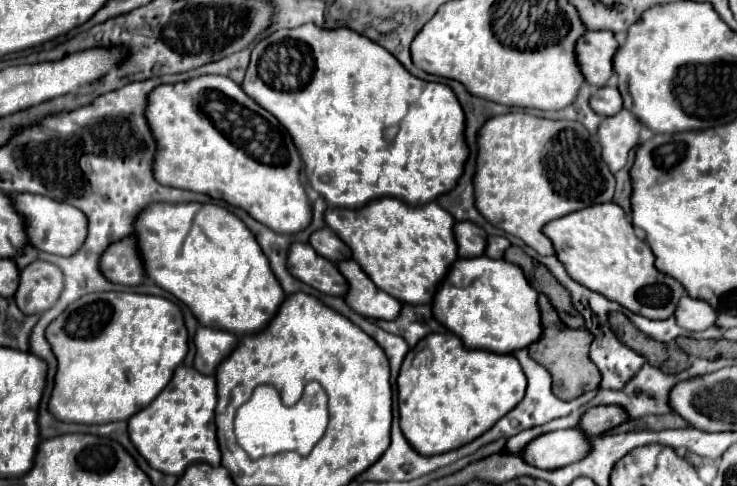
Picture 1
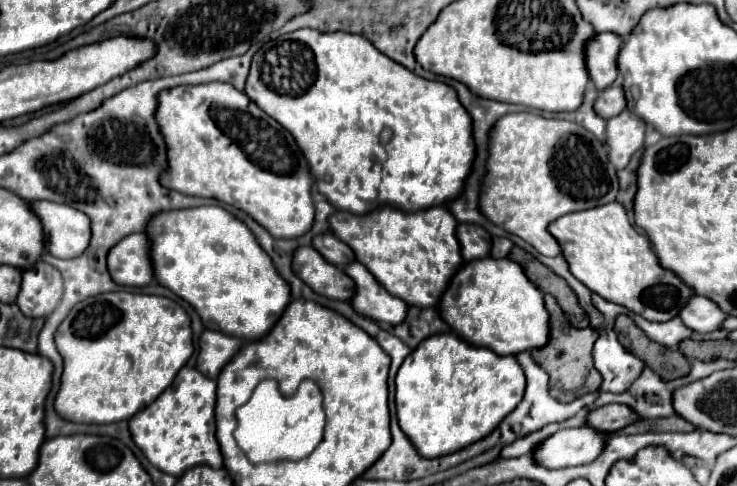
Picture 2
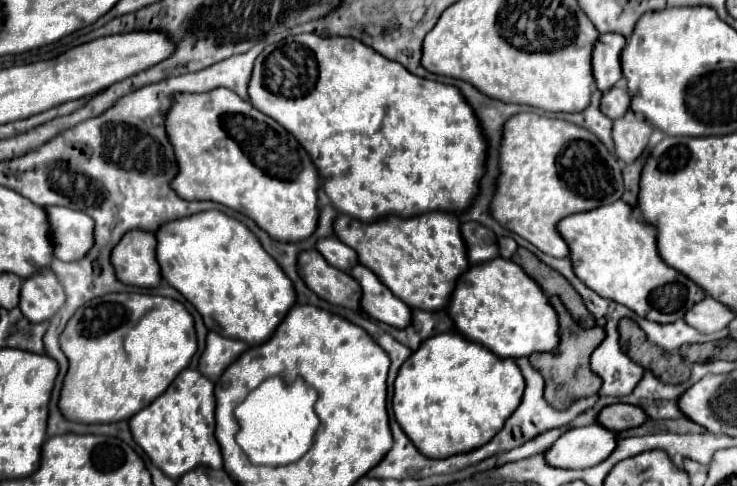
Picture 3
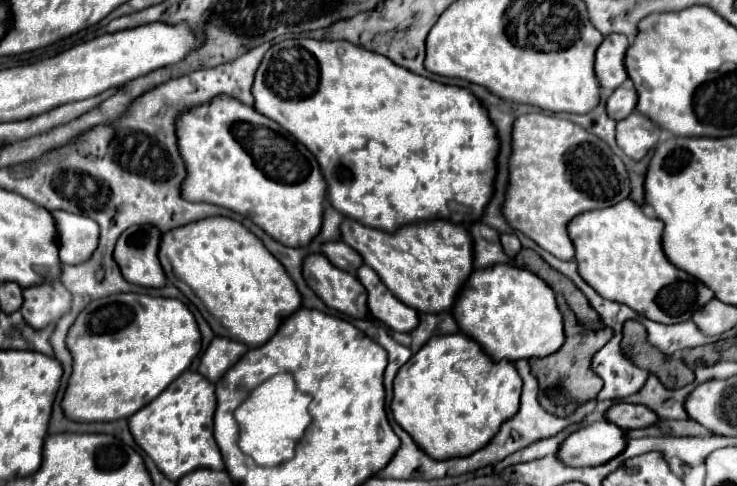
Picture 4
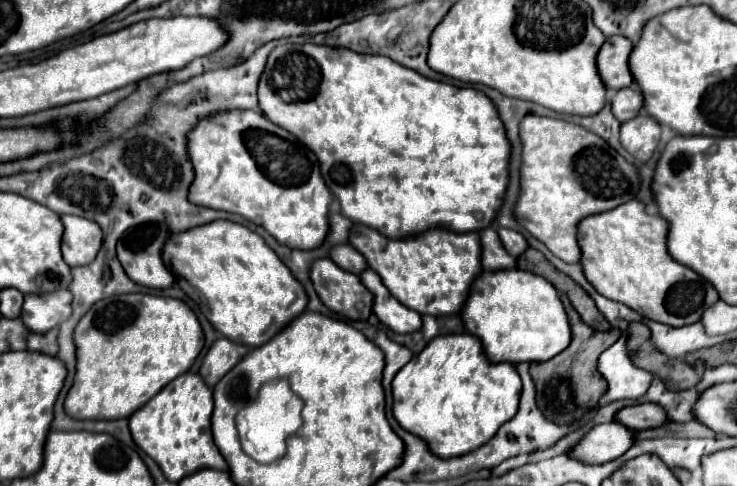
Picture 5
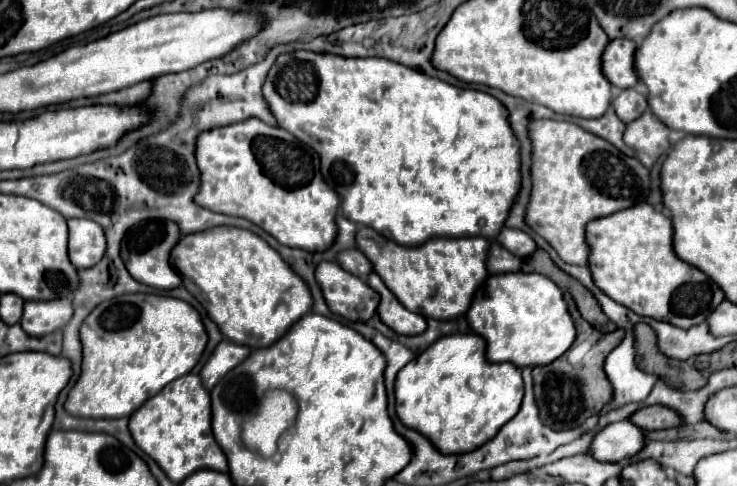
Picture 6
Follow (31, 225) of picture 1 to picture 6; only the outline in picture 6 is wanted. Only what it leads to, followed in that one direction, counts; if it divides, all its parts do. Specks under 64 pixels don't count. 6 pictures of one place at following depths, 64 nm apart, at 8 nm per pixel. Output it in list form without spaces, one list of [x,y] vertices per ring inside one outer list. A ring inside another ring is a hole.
[[[70,218],[68,222],[68,258],[80,268],[98,264],[106,252],[104,230],[92,220]]]

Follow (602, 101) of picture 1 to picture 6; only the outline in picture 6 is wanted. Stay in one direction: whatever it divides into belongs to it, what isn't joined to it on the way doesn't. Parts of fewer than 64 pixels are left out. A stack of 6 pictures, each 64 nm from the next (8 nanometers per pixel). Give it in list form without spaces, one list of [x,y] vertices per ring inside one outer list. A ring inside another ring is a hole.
[[[636,88],[622,90],[620,96],[616,96],[616,98],[612,100],[612,108],[616,110],[618,118],[620,118],[624,124],[628,124],[628,122],[632,122],[634,118],[638,118],[638,116],[646,110],[646,106],[648,106],[646,96],[644,96],[640,90],[636,90]]]

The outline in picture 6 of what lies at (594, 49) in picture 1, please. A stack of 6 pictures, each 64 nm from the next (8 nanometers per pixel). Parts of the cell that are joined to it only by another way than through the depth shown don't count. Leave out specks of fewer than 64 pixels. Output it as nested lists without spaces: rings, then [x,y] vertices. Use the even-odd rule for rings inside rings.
[[[614,38],[602,54],[602,72],[610,84],[618,88],[634,88],[638,76],[634,72],[636,44],[628,38]]]

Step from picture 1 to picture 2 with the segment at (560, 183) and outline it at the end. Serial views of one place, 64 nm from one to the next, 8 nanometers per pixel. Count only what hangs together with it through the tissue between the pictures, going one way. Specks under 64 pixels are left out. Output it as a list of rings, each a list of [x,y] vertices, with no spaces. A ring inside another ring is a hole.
[[[516,112],[498,118],[490,128],[486,176],[482,178],[482,190],[480,190],[480,212],[492,224],[532,244],[540,254],[544,256],[560,254],[558,242],[548,232],[550,222],[570,212],[610,204],[616,200],[616,194],[618,194],[618,176],[616,168],[608,160],[606,146],[584,126],[568,120],[548,120],[532,112]]]

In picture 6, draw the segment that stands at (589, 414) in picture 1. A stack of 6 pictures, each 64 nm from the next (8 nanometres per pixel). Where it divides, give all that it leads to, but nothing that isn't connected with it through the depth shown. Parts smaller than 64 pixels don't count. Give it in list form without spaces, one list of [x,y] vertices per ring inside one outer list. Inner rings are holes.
[[[660,404],[644,406],[636,410],[628,420],[640,430],[664,430],[664,428],[676,428],[682,424],[674,410]]]

